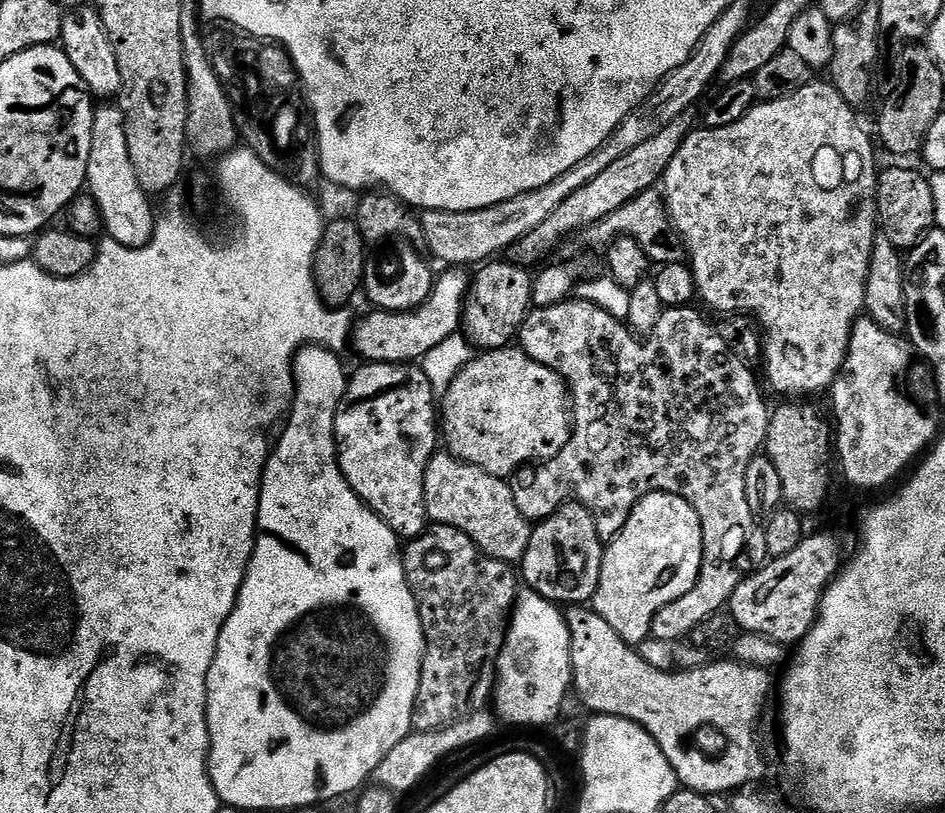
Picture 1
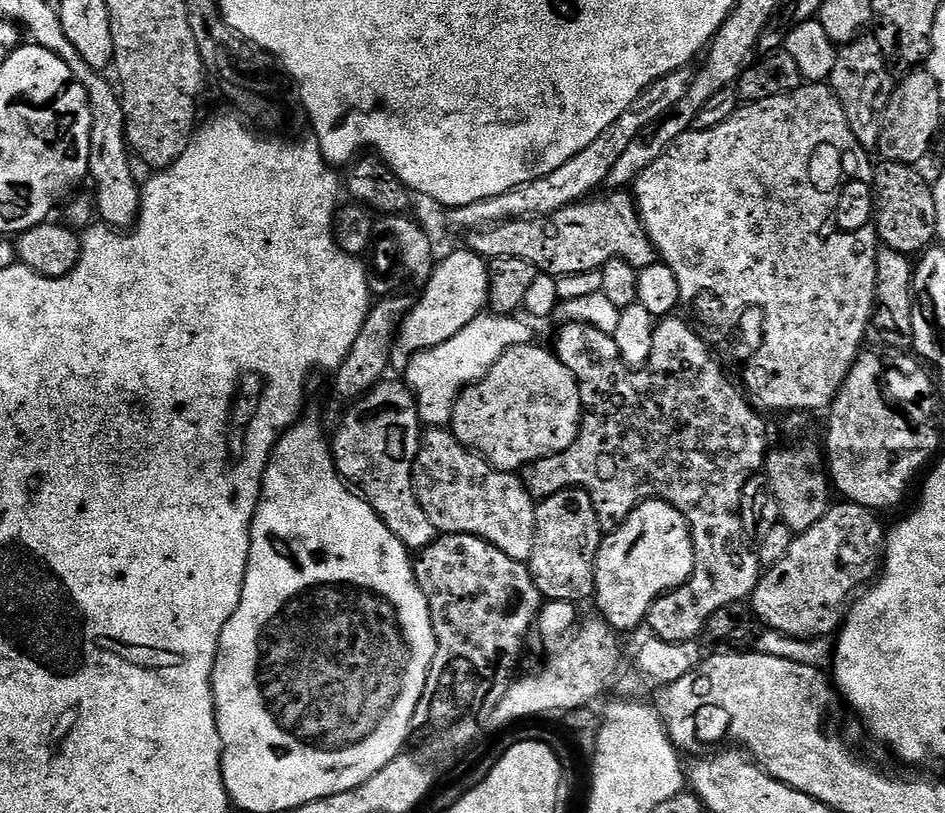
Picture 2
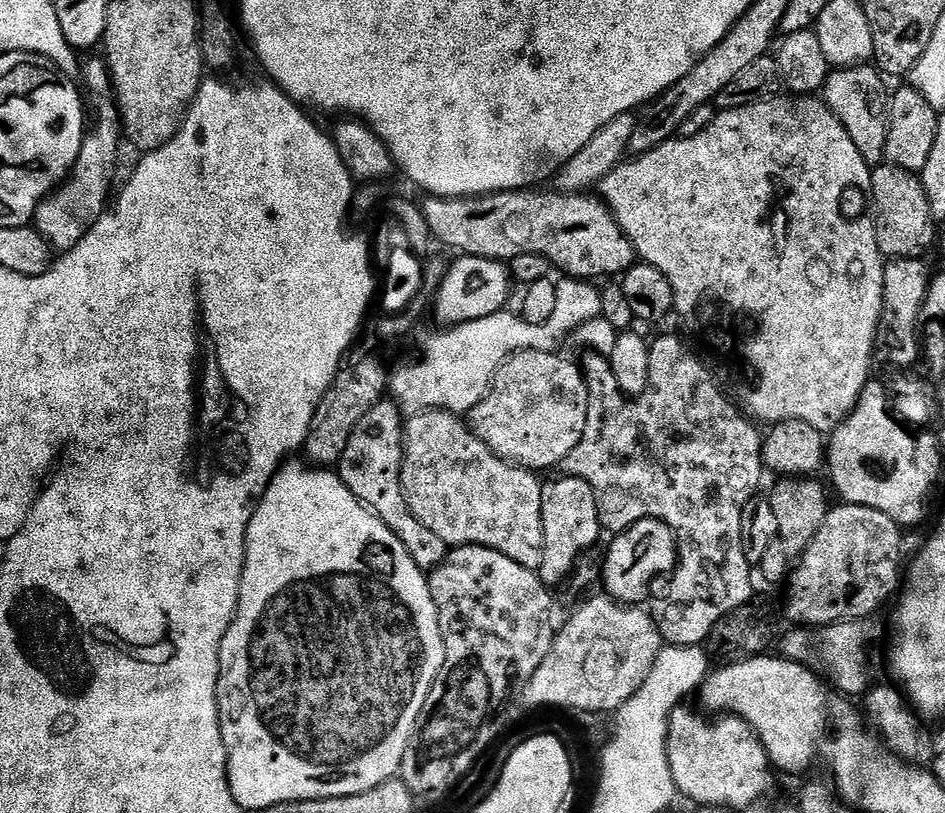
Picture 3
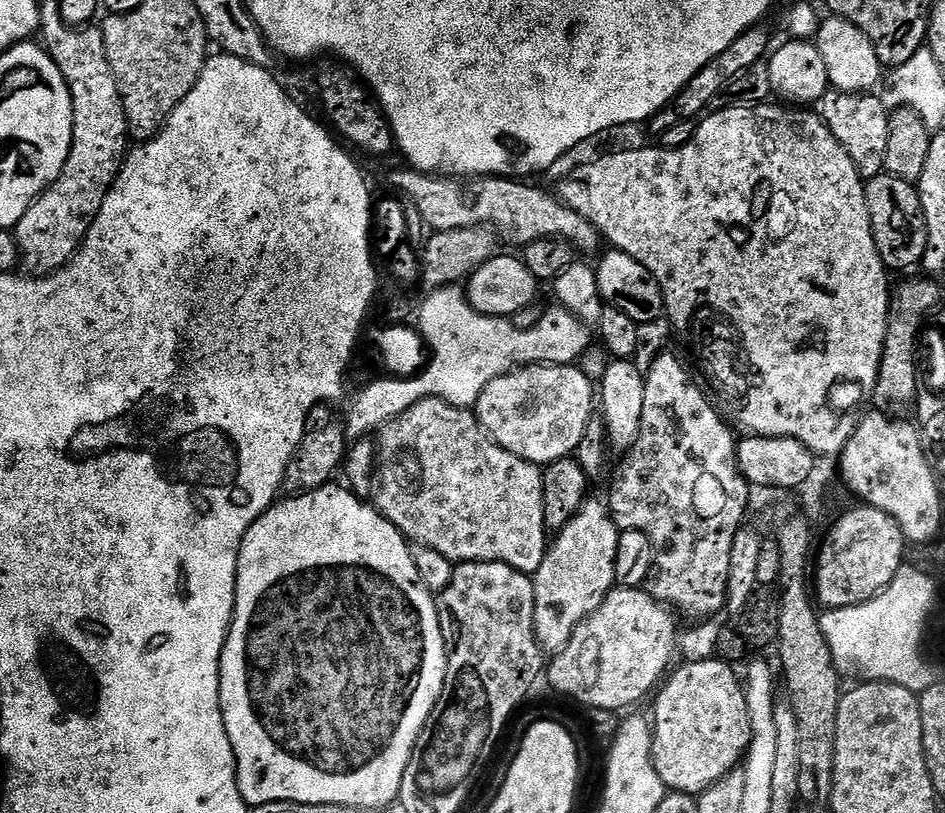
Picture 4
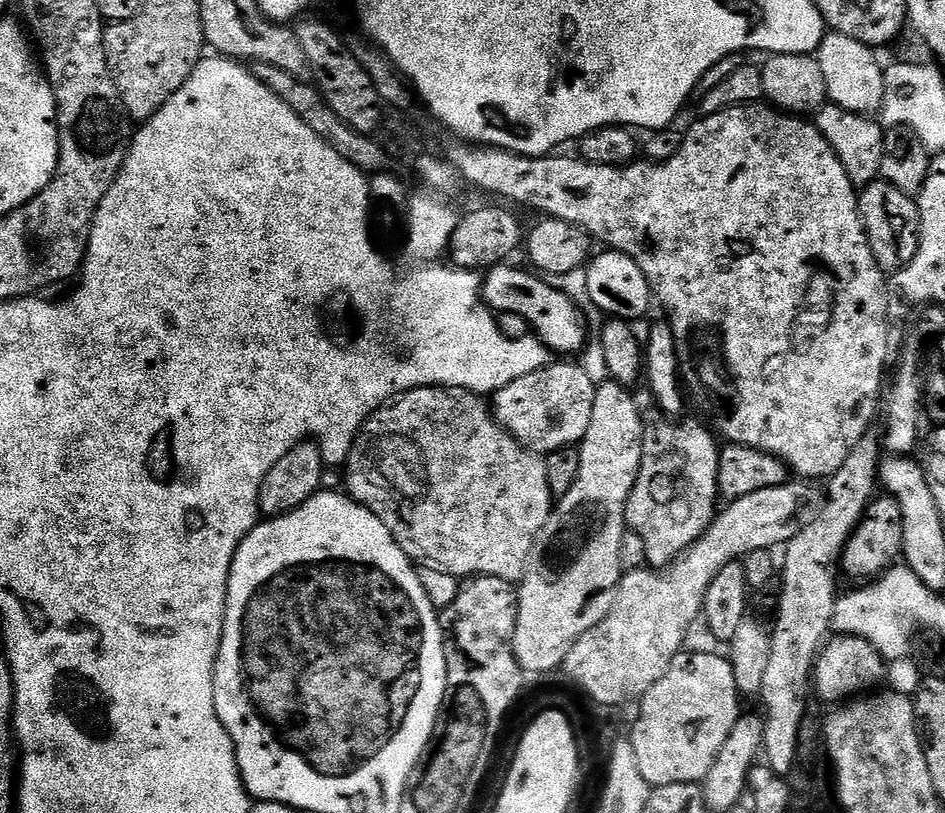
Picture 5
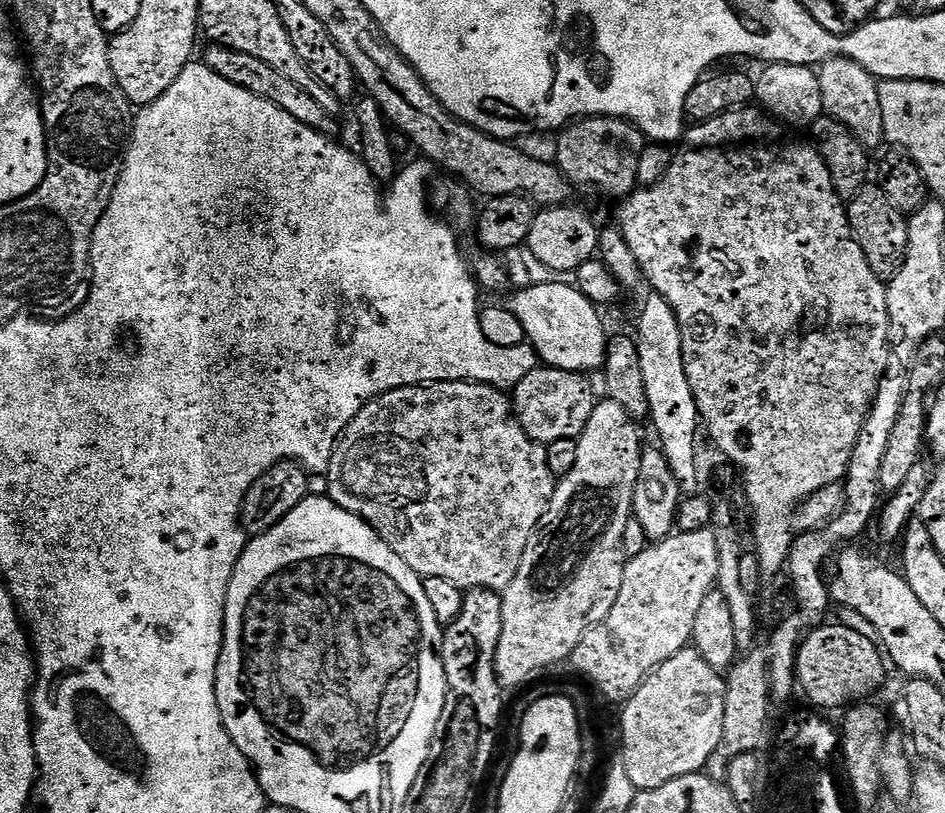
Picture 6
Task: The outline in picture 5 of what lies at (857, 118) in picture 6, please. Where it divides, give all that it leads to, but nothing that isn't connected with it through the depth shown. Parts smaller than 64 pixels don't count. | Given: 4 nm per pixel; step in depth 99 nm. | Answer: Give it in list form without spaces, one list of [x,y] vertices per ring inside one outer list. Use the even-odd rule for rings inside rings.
[[[829,31],[817,46],[814,55],[818,66],[822,66],[822,78],[826,78],[826,90],[831,103],[842,106],[842,110],[850,110],[859,116],[872,116],[879,113],[884,101],[884,68],[876,61],[877,53],[873,49],[854,38],[846,38],[846,34]]]

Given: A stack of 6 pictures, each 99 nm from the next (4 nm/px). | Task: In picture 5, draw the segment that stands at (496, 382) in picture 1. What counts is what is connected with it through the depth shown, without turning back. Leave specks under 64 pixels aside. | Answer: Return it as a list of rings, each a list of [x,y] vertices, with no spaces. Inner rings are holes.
[[[549,362],[542,370],[526,374],[498,389],[491,397],[490,407],[496,421],[518,443],[537,454],[547,454],[579,445],[584,439],[594,414],[596,389],[579,363]]]

